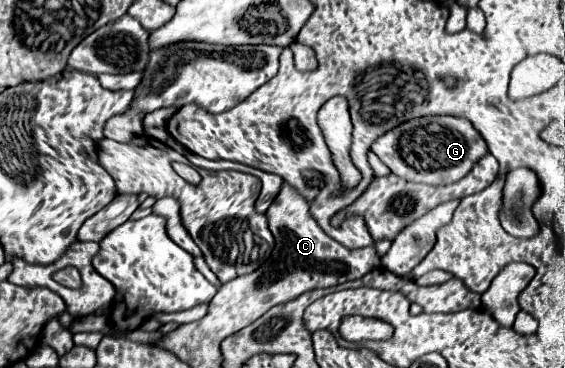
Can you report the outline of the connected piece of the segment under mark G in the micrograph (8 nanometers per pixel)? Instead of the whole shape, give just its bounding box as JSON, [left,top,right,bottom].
[372,117,488,187]

